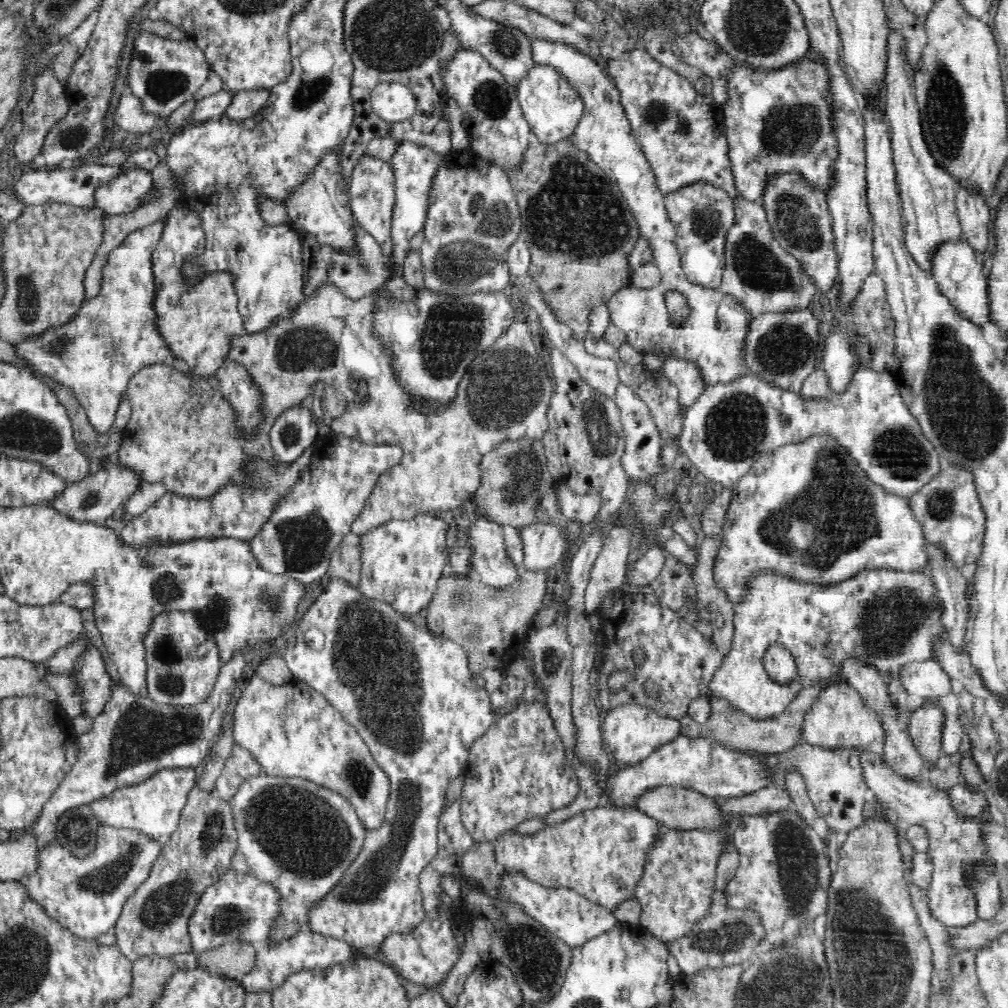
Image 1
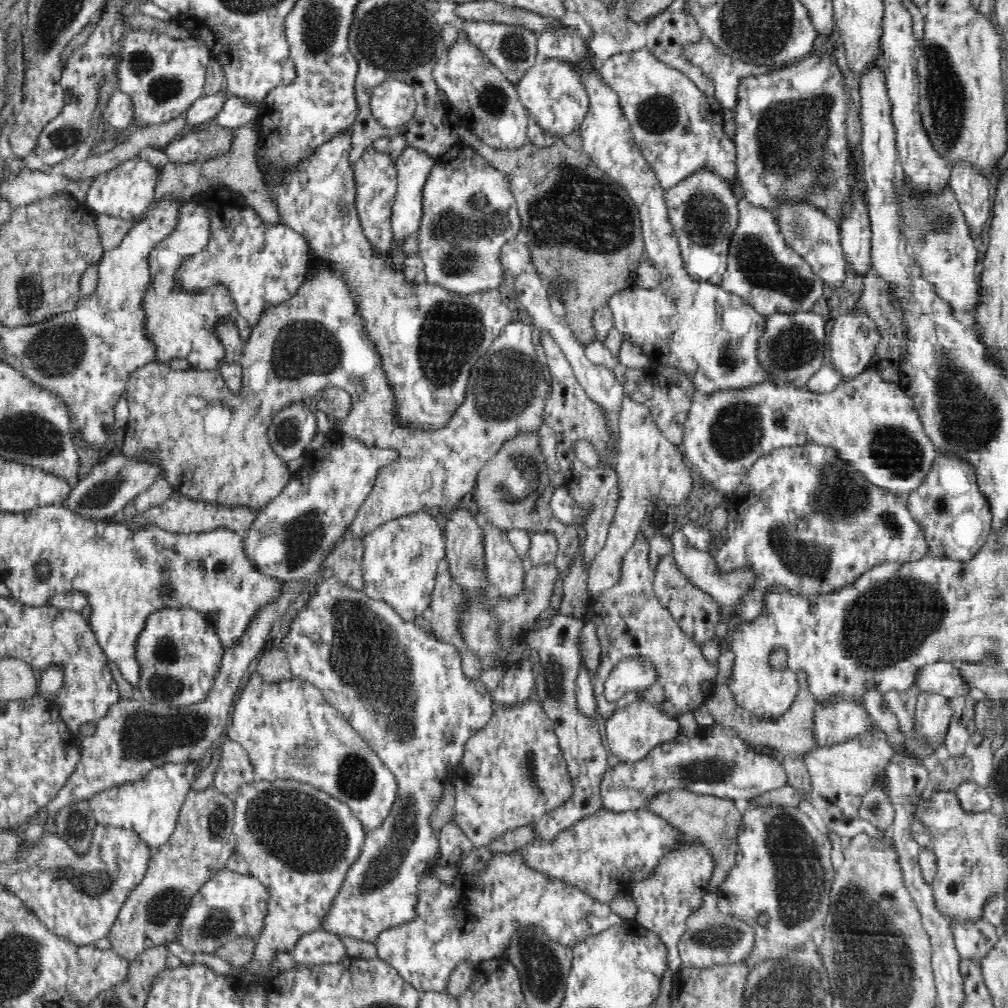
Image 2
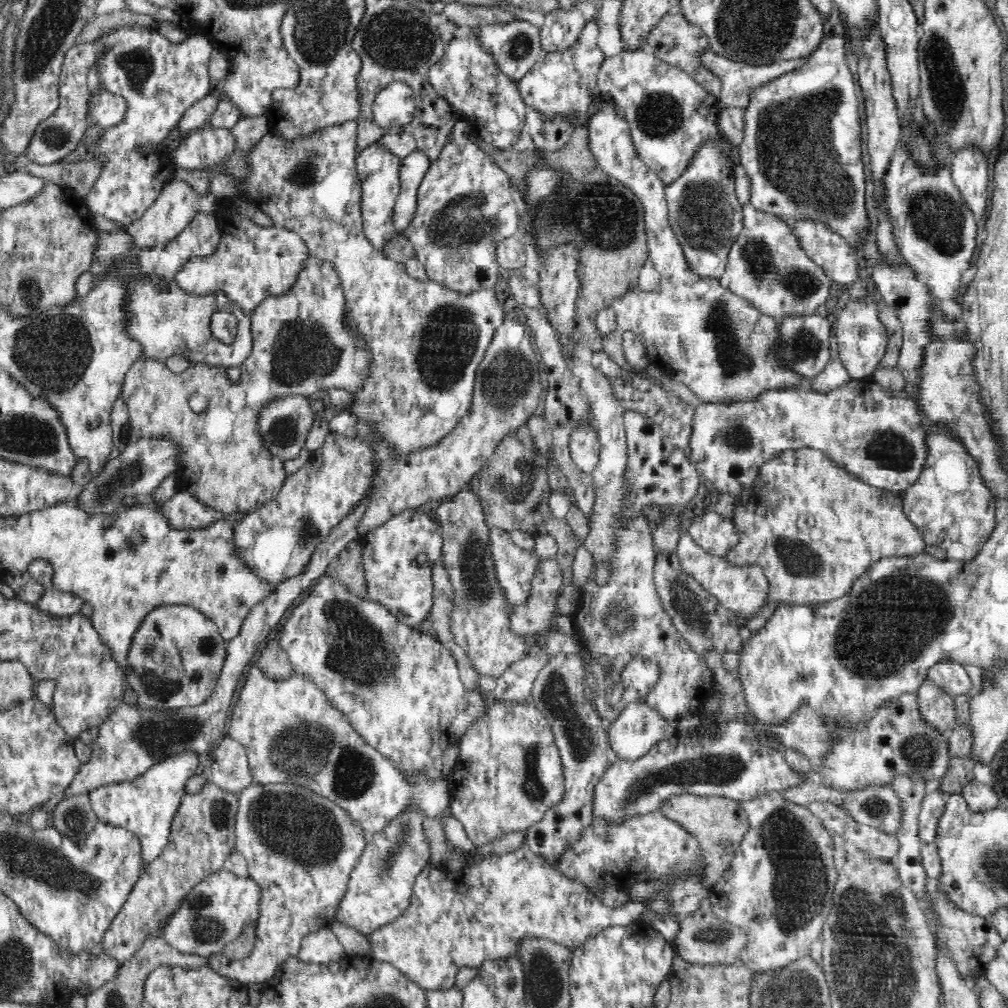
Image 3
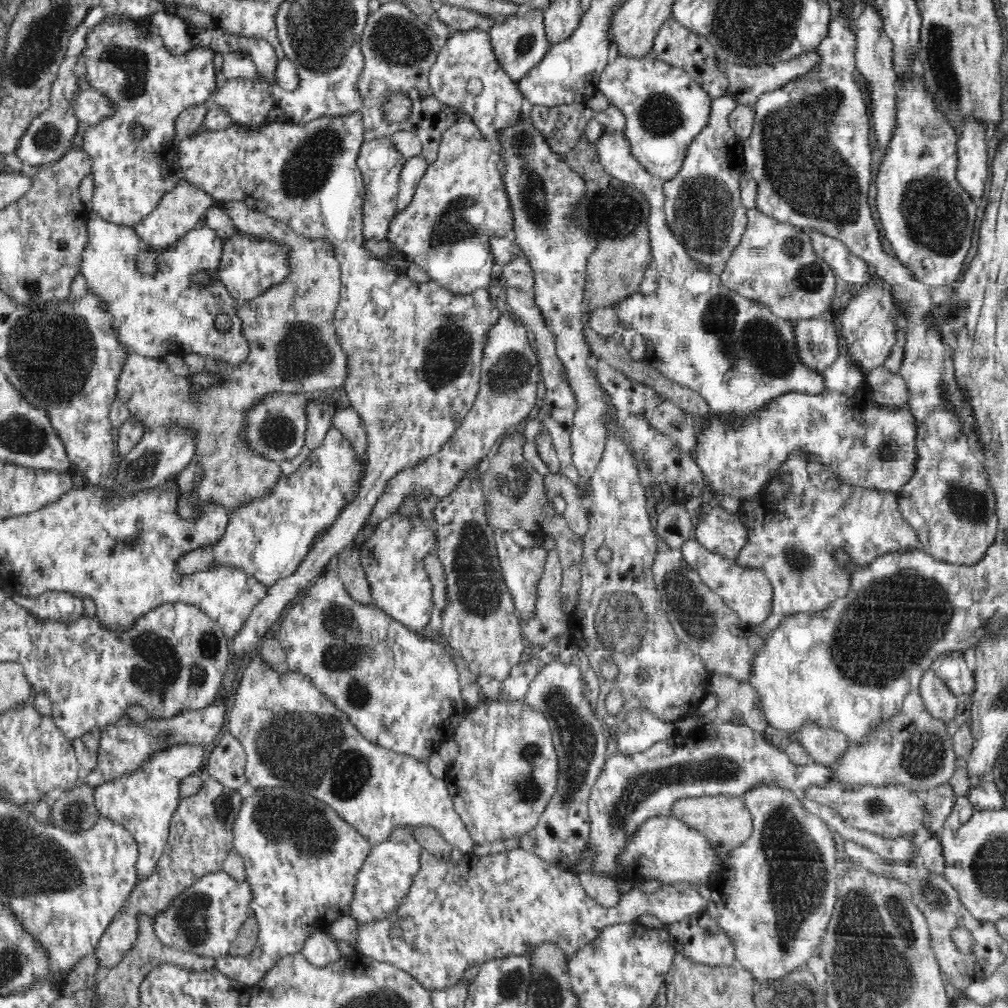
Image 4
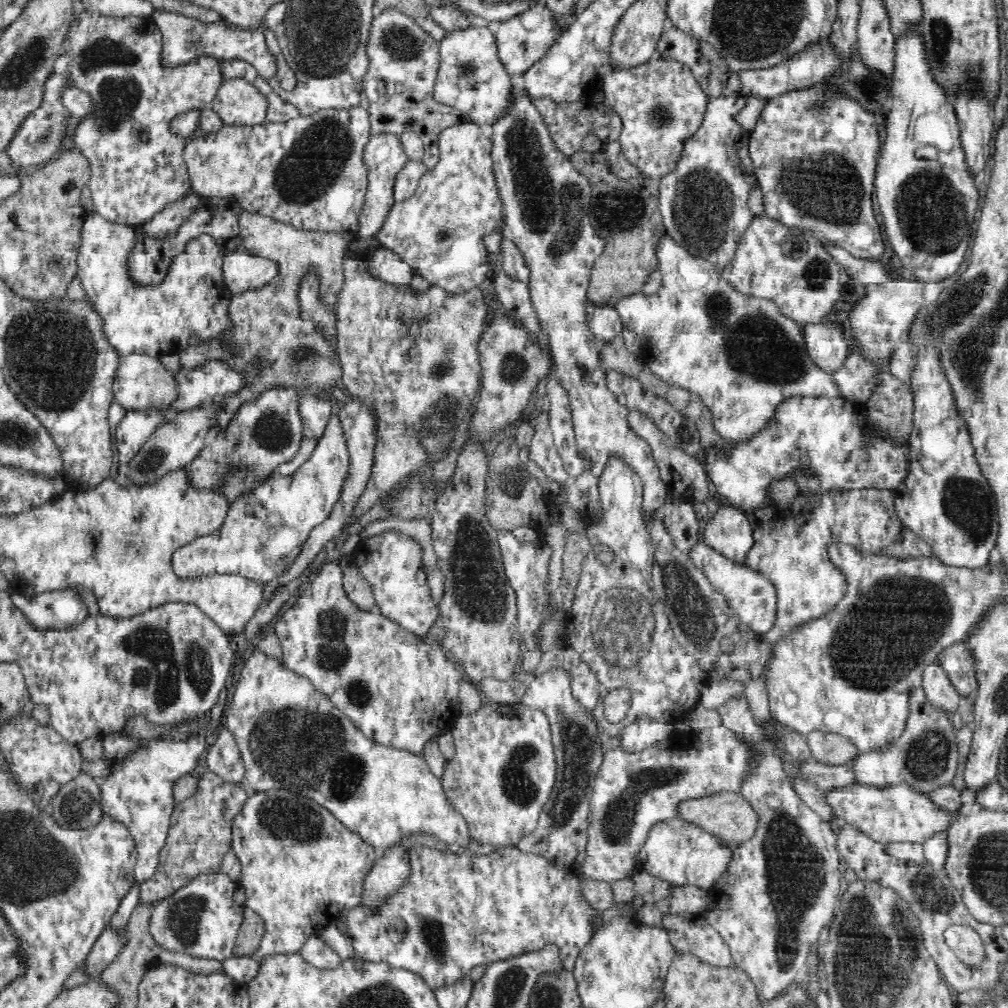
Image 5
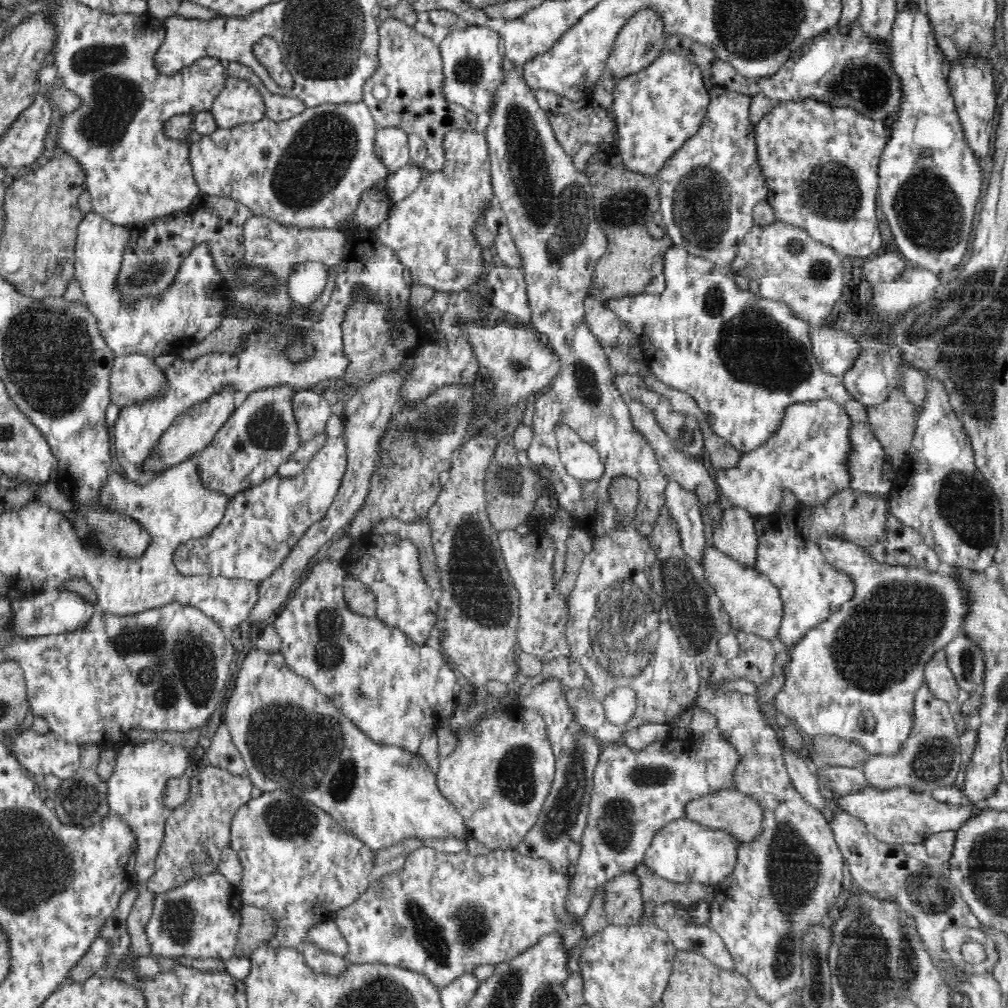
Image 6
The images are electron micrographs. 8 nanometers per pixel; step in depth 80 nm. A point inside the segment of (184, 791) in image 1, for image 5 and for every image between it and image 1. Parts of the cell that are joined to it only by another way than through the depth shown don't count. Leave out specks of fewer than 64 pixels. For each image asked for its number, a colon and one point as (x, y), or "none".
2: (149, 807)
3: (145, 806)
4: (143, 801)
5: (138, 793)

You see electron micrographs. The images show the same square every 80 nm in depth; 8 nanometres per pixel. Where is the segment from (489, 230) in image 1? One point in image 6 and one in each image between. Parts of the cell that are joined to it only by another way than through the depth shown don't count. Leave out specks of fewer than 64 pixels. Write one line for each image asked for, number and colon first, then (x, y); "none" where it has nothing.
2: (469, 211)
3: (465, 203)
4: (460, 202)
5: (438, 230)
6: (430, 230)

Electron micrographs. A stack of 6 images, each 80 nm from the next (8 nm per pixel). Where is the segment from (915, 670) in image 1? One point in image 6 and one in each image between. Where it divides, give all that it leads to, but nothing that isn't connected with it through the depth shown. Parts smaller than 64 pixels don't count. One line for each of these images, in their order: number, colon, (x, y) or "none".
2: (945, 678)
3: (950, 675)
4: (952, 666)
5: (958, 660)
6: (966, 658)

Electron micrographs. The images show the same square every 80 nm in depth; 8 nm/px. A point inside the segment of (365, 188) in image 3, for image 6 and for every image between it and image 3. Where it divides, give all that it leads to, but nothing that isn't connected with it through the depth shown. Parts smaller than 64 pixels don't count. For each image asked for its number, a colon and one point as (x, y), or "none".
4: (381, 163)
5: (385, 154)
6: (392, 143)

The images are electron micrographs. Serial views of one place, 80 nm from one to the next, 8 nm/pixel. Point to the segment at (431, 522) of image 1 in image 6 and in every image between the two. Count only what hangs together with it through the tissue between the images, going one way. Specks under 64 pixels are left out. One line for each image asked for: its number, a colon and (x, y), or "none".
2: (400, 558)
3: (396, 556)
4: (392, 558)
5: (390, 563)
6: (388, 565)

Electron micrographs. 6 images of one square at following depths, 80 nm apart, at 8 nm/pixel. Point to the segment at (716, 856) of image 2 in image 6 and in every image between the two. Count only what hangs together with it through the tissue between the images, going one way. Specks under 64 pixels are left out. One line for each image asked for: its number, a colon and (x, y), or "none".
3: (720, 824)
4: (725, 820)
5: (727, 814)
6: (741, 815)

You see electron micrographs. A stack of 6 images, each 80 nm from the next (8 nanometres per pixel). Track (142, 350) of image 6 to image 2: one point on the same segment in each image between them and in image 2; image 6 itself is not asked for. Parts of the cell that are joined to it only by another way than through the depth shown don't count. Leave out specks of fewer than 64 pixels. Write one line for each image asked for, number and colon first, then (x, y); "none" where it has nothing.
2: (178, 325)
3: (165, 320)
4: (154, 316)
5: (191, 306)

